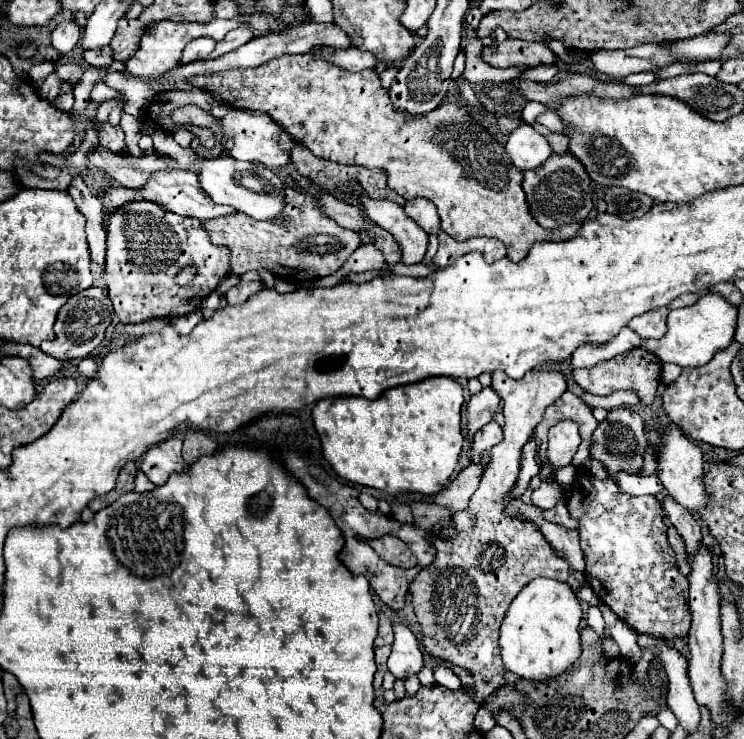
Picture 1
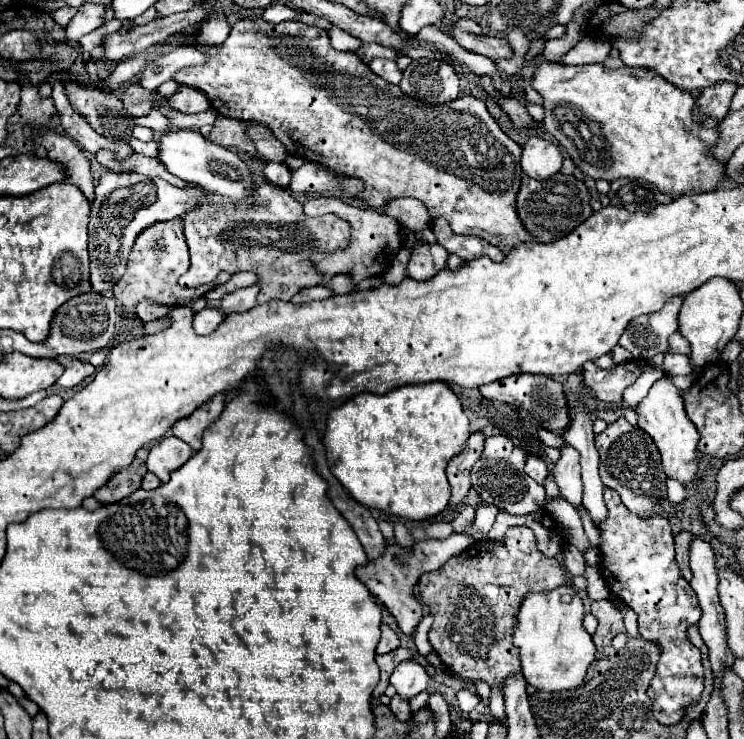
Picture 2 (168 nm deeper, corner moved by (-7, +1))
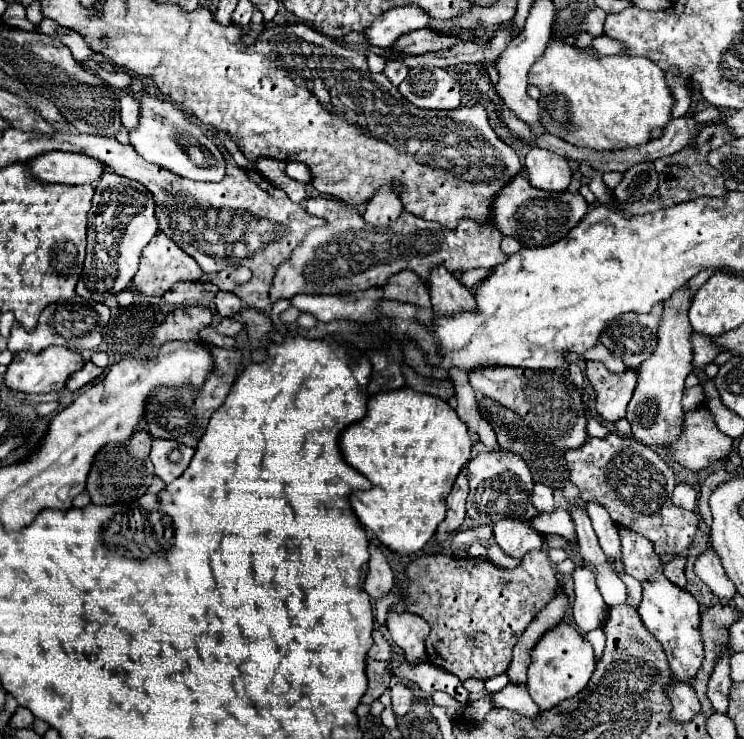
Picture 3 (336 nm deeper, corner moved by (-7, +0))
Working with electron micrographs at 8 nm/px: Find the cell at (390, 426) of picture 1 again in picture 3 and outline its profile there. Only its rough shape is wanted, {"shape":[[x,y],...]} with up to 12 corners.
{"shape":[[379,392],[339,448],[359,522],[415,554],[471,460],[439,396]]}

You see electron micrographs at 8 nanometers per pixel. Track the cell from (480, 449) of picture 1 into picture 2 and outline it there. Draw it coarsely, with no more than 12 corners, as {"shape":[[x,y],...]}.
{"shape":[[507,437],[485,439],[471,469],[483,505],[529,515],[545,487],[525,473],[527,453]]}

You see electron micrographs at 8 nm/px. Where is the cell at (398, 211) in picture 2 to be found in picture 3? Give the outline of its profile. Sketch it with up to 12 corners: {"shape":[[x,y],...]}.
{"shape":[[377,190],[363,218],[391,226],[403,212],[391,190]]}

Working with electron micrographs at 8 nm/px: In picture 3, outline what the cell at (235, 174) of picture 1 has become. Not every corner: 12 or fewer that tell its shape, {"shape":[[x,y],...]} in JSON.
{"shape":[[145,96],[135,150],[189,180],[221,182],[225,156],[167,100]]}

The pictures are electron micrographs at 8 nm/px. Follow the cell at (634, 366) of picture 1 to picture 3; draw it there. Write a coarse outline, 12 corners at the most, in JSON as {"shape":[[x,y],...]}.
{"shape":[[587,362],[597,412],[607,422],[623,418],[637,372],[613,374]]}

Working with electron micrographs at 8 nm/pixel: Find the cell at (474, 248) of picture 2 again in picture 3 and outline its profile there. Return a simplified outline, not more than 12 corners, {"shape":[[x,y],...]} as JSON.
{"shape":[[329,196],[277,268],[271,302],[361,292],[405,268],[427,280],[493,268],[501,232],[403,212],[369,226]]}

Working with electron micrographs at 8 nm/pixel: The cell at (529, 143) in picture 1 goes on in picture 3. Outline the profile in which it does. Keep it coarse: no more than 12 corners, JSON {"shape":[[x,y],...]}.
{"shape":[[551,150],[525,156],[535,188],[561,192],[571,180],[569,162]]}

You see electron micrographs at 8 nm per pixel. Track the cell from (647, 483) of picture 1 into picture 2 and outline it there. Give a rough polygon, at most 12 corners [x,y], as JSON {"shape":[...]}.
{"shape":[[675,479],[667,481],[671,503],[687,501],[687,489]]}

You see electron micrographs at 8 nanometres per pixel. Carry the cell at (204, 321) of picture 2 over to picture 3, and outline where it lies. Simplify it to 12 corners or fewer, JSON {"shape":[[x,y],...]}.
{"shape":[[221,318],[217,330],[235,336],[243,324],[235,318]]}

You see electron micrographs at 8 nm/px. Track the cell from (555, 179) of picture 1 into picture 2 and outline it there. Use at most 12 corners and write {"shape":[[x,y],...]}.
{"shape":[[521,177],[517,215],[541,243],[591,213],[581,177]]}

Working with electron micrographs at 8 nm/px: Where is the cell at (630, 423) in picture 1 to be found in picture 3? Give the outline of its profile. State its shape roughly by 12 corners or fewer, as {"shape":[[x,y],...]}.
{"shape":[[629,436],[565,450],[581,498],[661,556],[687,550],[665,460]]}

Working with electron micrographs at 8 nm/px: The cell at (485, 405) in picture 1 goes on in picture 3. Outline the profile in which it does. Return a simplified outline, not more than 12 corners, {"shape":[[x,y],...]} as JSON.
{"shape":[[463,468],[447,496],[447,518],[437,528],[437,542],[461,528],[469,492]]}

